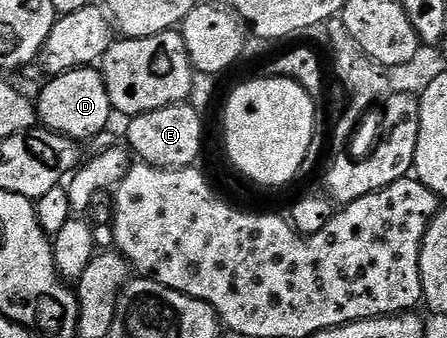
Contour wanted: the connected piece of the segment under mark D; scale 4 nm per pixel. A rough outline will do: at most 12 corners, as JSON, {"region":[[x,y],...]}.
{"region":[[97,67],[47,79],[41,127],[89,142],[111,127]]}

